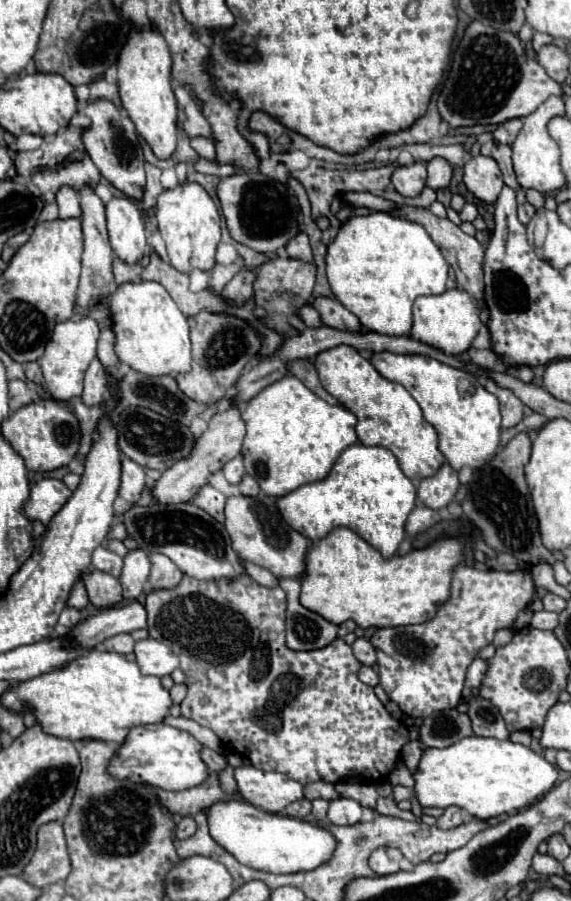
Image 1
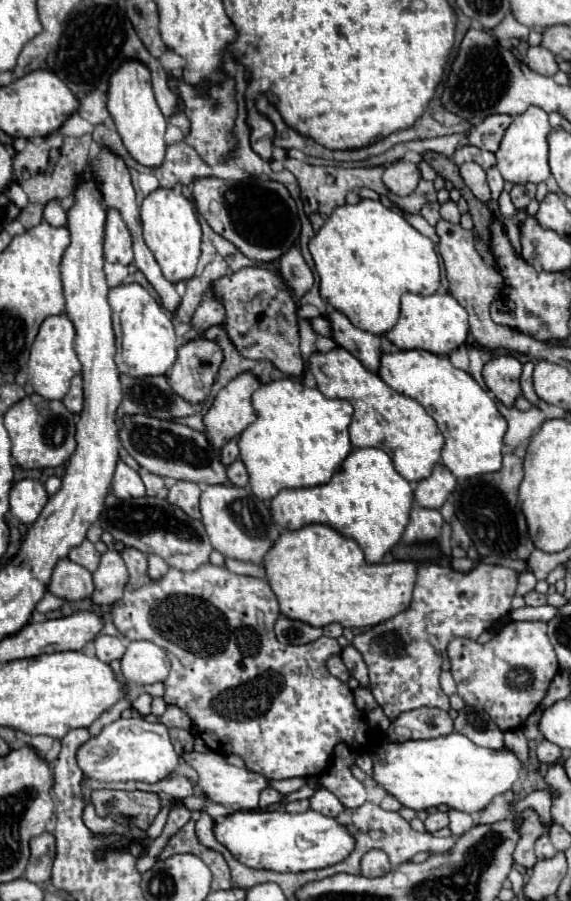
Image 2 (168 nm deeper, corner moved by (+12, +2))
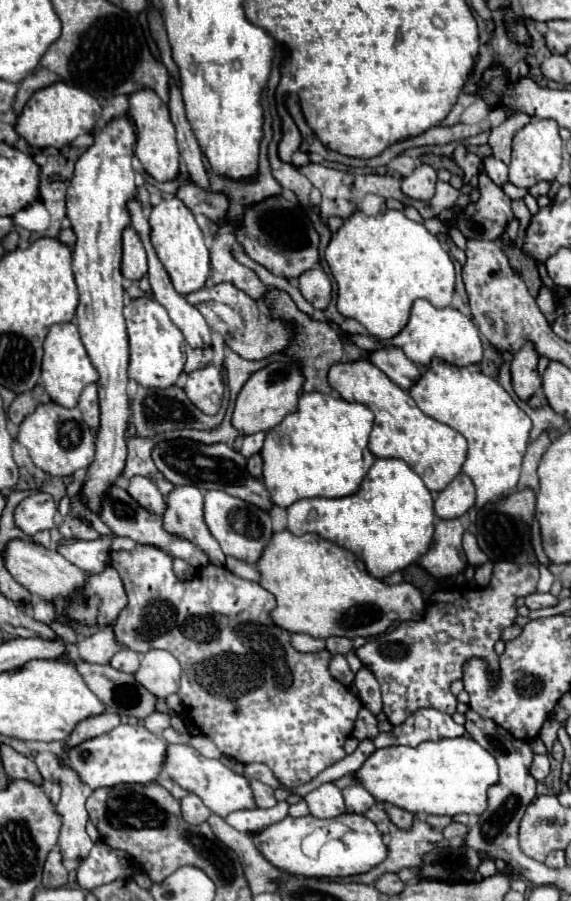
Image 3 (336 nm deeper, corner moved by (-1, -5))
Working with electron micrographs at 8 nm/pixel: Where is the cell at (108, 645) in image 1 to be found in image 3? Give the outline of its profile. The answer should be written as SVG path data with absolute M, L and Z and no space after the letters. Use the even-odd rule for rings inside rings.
M122 648L112 660L110 664L116 668L116 670L122 670L122 672L136 672L138 666L140 666L140 654L134 652L134 650L128 650L128 648Z

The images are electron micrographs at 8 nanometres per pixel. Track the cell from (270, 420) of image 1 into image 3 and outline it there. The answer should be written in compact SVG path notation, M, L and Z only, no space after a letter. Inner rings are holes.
M304 392L298 400L298 412L288 414L270 430L260 450L264 456L264 484L272 502L288 508L302 498L342 498L358 492L360 482L376 460L368 450L372 426L374 414L368 406L330 394Z

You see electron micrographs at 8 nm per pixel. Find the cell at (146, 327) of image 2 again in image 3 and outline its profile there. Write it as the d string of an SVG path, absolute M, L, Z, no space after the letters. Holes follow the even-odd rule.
M152 298L132 300L124 308L128 340L130 340L130 366L128 376L146 388L168 388L182 374L186 354L184 354L184 336L168 318L168 312L162 304Z

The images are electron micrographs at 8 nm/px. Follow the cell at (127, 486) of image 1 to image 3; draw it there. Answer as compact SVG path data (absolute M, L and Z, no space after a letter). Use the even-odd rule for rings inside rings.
M134 476L130 480L130 486L128 486L128 494L142 506L142 508L148 508L148 512L156 514L156 516L162 516L164 510L166 510L166 502L164 502L164 496L160 494L160 490L156 488L156 484L144 476Z

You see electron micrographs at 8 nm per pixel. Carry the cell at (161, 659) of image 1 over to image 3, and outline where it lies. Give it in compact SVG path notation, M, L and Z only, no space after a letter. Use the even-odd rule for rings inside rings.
M150 650L142 656L142 664L134 674L136 680L158 698L177 694L182 686L182 666L166 650Z

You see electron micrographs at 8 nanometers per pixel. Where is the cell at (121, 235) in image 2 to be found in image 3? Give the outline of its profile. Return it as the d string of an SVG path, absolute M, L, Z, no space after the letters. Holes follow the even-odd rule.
M126 228L124 230L124 256L122 256L122 276L128 280L140 280L146 272L146 250L140 242L140 236L132 230Z

